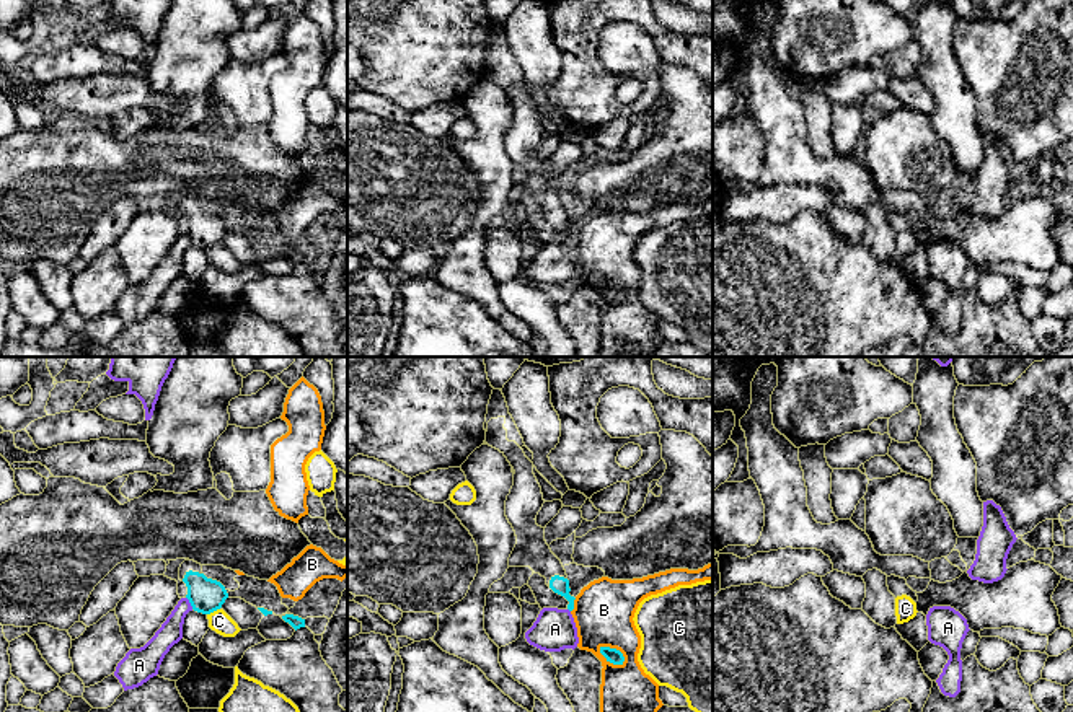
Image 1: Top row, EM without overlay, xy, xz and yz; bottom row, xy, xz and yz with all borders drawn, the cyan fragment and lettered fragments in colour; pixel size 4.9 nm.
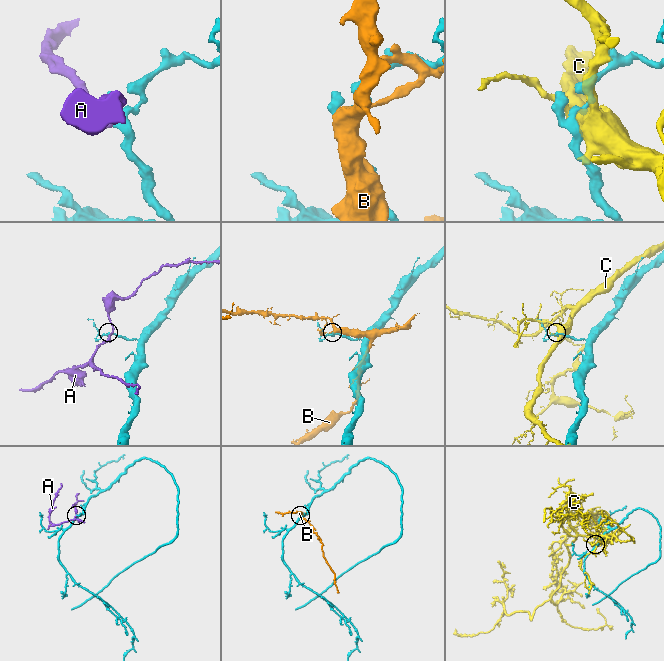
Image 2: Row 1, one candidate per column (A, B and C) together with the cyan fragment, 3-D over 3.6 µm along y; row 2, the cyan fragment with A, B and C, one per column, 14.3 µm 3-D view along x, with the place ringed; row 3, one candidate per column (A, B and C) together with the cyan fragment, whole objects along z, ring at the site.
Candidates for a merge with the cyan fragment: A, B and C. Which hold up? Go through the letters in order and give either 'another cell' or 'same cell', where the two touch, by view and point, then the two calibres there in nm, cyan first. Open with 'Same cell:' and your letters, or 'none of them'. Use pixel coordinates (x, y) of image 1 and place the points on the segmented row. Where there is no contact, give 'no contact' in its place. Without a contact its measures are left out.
Same cell: none of them
A: another cell | xy (189, 602) | 170/120 nm
B: another cell | xz (610, 662) | 70/300 nm
C: another cell | xy (212, 611) | 170/110 nm

